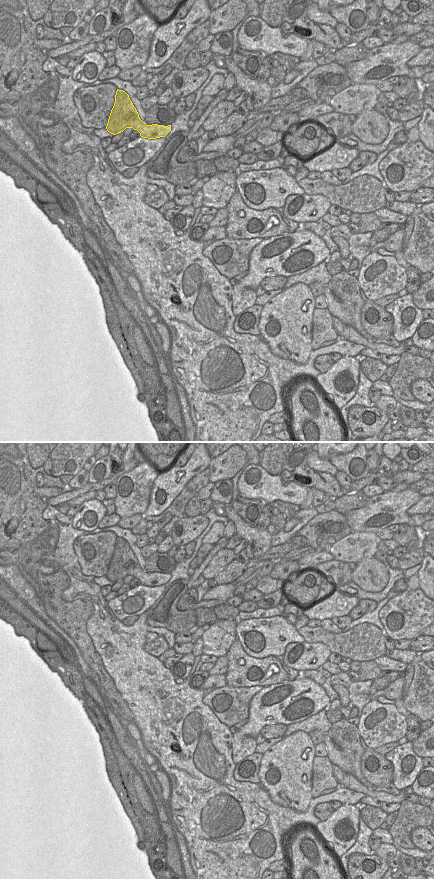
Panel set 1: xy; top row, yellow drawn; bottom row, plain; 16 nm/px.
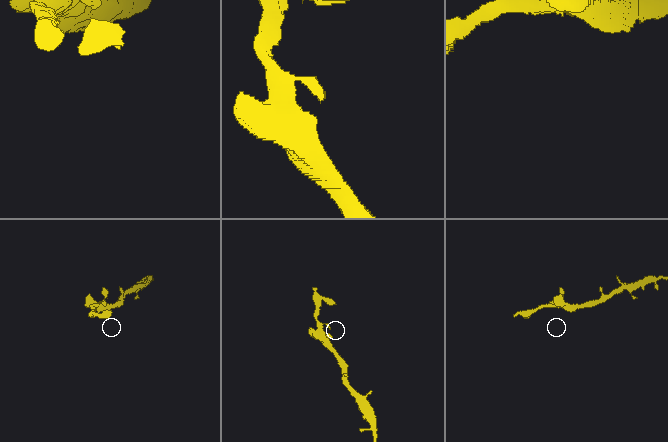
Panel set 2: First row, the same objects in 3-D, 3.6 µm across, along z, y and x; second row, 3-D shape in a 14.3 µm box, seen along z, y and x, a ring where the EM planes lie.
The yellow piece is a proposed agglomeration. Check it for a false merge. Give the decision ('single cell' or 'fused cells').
single cell

